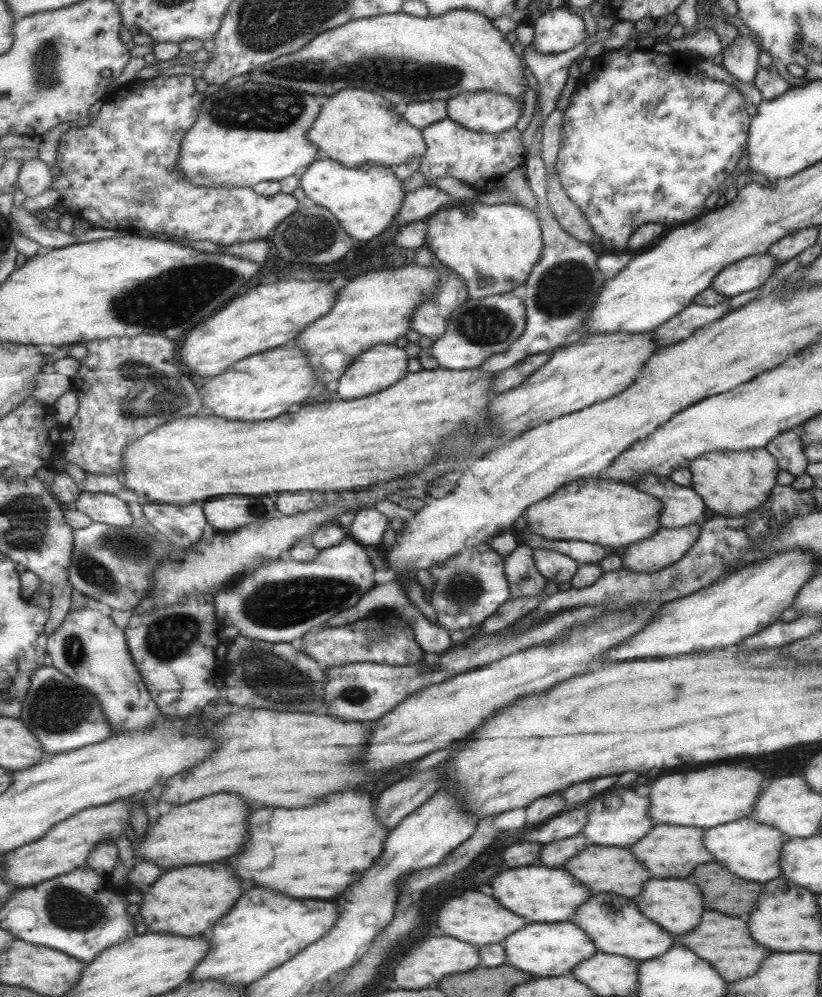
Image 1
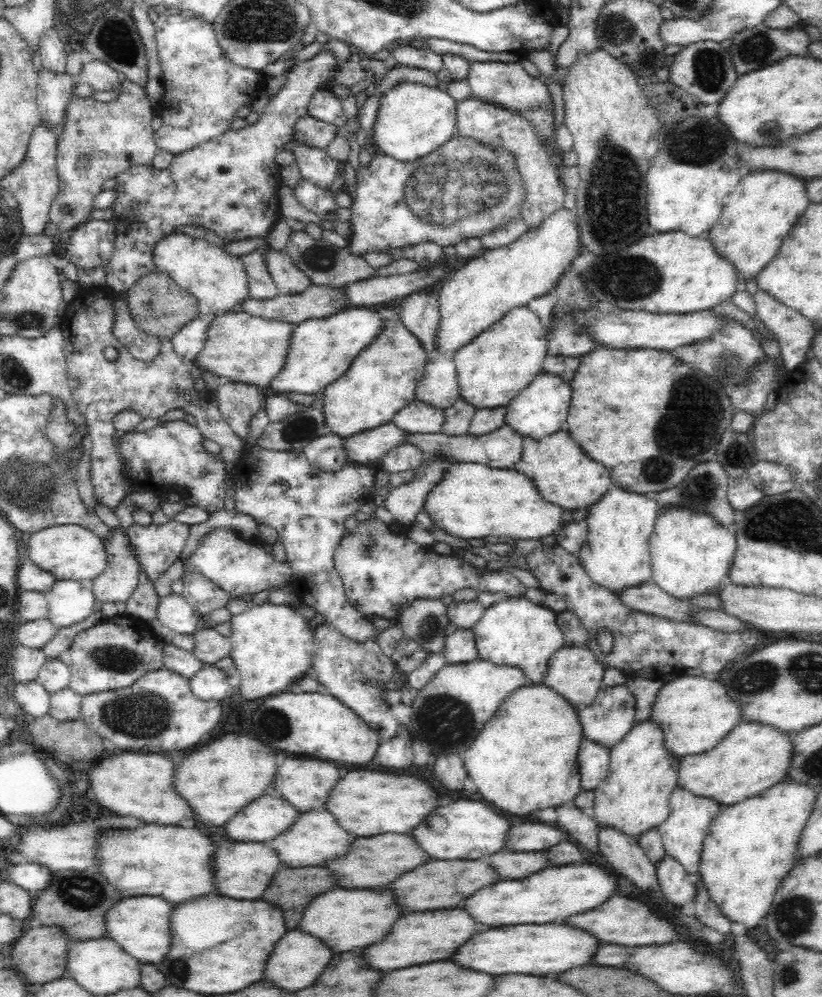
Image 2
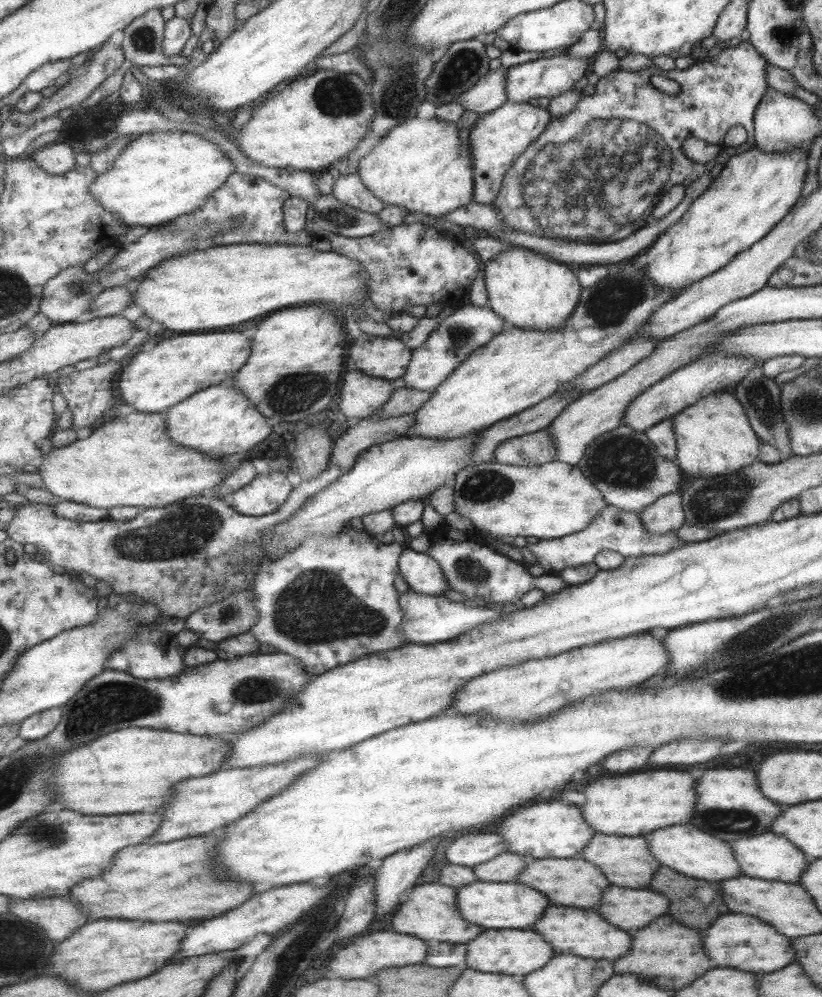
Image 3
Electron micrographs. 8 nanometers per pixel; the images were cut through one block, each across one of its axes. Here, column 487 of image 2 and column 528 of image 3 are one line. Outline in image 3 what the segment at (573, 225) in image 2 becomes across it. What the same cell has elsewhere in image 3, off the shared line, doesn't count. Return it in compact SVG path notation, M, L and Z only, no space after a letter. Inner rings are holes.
M512 246L493 260L483 262L488 304L499 316L519 328L559 330L565 326L582 298L584 286L567 263L543 253Z

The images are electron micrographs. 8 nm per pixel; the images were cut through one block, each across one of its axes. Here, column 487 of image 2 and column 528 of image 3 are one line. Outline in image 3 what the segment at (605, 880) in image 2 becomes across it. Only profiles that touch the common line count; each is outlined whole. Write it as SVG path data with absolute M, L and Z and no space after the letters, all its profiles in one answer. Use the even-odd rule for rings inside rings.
M473 882L459 890L459 912L471 924L483 928L523 928L535 930L537 920L549 908L549 900L535 888L519 882Z

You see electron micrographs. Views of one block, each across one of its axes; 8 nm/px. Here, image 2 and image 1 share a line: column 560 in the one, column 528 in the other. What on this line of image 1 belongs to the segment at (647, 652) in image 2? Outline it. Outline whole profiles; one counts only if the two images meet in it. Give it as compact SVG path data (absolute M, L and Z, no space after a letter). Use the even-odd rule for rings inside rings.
M522 543L506 557L506 575L512 598L541 596L549 581L537 568L534 549Z

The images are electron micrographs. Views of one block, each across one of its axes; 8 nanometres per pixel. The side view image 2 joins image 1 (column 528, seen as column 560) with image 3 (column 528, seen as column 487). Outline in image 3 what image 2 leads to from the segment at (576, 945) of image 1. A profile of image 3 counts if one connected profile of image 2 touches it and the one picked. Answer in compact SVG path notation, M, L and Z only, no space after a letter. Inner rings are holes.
M489 930L483 932L483 936L477 936L469 944L469 956L467 962L471 968L479 972L497 972L497 974L514 975L515 977L525 978L533 970L543 968L551 958L555 956L551 944L537 932L529 930Z

